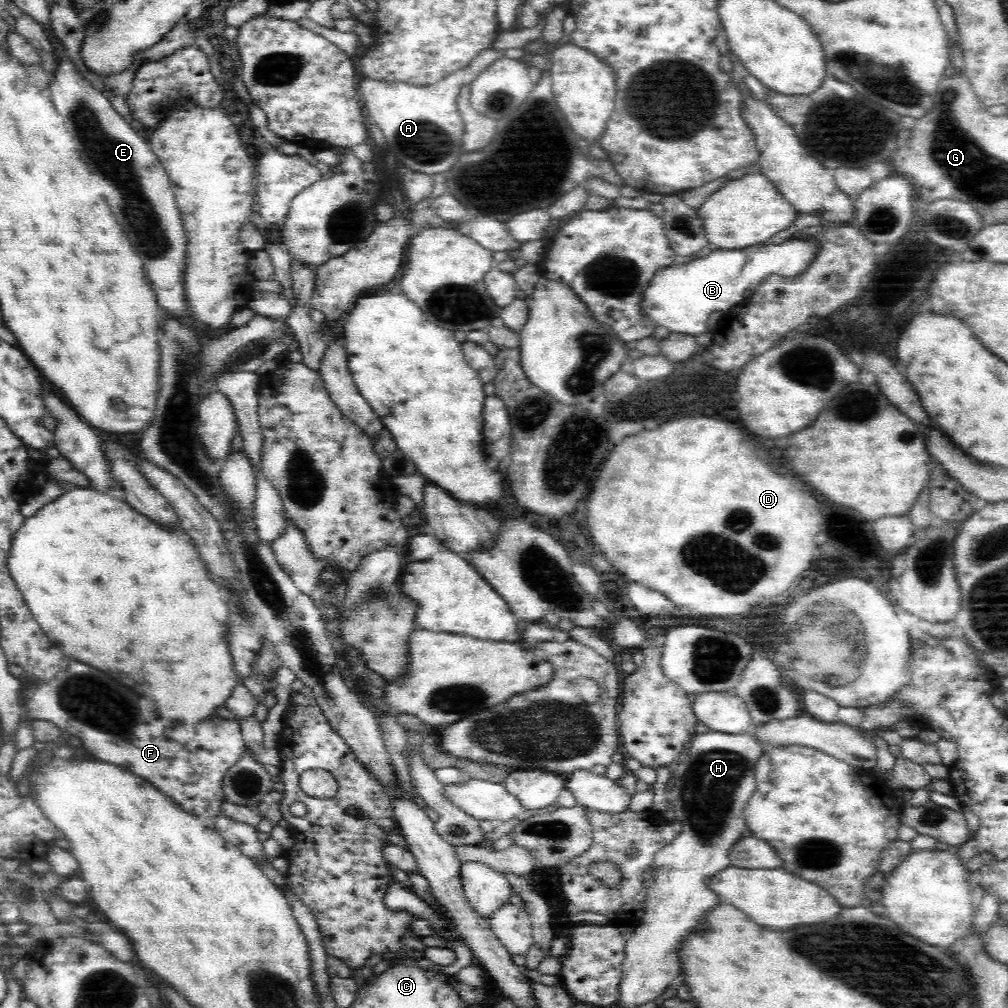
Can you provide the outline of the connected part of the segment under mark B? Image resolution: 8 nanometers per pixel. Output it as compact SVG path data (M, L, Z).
M808 230L804 233L797 233L780 244L768 244L766 242L759 245L752 245L745 249L720 249L712 247L703 255L693 258L688 263L679 263L672 267L666 267L658 272L654 278L650 279L649 286L644 292L644 311L658 326L659 332L677 332L690 334L700 338L698 334L710 331L710 316L714 312L727 311L735 304L742 302L746 298L746 288L754 288L762 284L766 276L798 276L806 272L807 265L814 260L815 253L818 252L818 243L812 239L814 231Z

